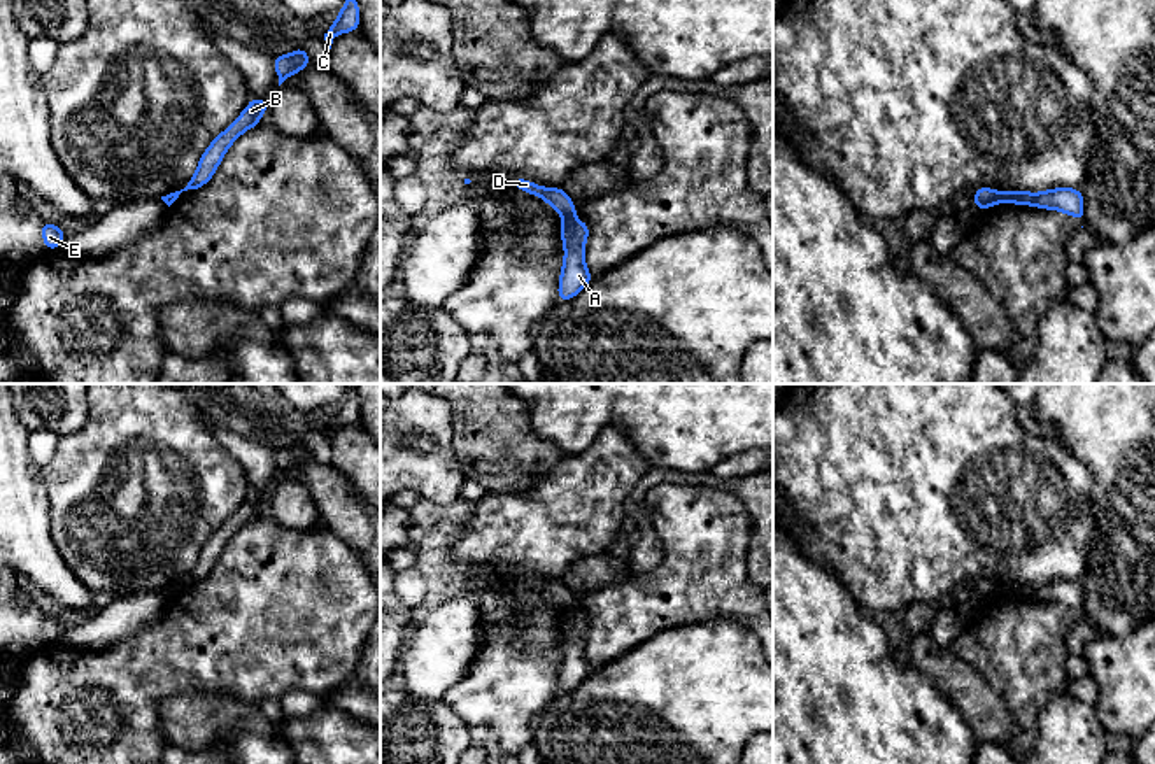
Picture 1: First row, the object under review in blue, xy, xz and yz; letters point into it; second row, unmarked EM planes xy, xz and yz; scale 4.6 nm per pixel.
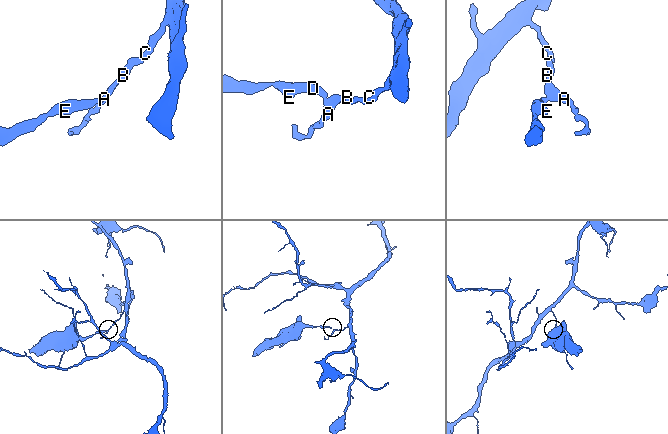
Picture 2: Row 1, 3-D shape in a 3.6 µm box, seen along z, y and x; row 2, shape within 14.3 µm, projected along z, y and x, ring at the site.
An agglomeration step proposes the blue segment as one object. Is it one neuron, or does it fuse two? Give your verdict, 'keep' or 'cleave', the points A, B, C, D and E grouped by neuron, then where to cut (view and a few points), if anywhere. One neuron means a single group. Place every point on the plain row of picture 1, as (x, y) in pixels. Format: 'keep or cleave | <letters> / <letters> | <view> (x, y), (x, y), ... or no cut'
cleave | A B C / D E | xz (572, 608), (565, 610)

